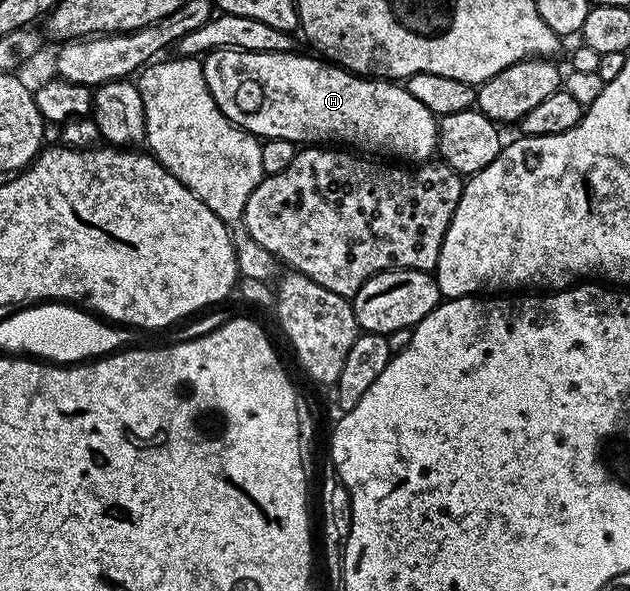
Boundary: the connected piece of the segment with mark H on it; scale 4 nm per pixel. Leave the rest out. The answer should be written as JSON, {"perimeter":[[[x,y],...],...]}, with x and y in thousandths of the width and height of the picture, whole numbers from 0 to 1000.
{"perimeter":[[[335,85],[319,107],[324,135],[349,190],[411,235],[541,244],[575,257],[602,254],[640,267],[632,271],[644,277],[676,277],[690,266],[695,200],[646,156],[643,144],[576,132],[510,96],[497,96],[473,88],[392,91],[381,85]]]}

